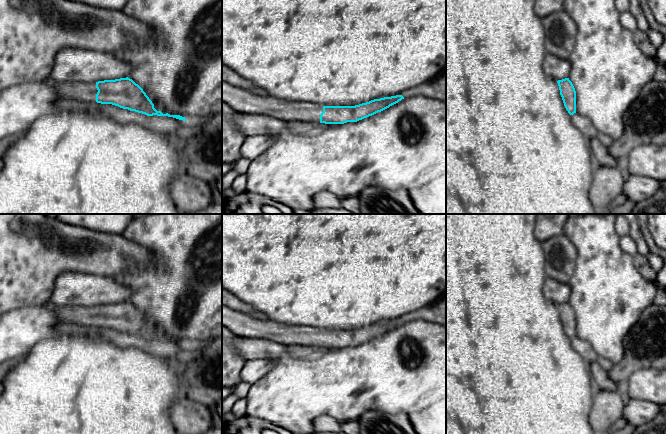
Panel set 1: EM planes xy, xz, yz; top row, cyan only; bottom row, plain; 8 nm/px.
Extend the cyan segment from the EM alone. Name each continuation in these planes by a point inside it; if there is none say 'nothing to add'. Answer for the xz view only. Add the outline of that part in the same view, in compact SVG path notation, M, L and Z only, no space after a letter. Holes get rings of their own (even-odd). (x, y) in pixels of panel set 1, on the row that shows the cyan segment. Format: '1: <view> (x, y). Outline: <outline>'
1: xz (240, 100). Outline: M222 80L222 101L234 111L244 114L263 114L283 121L320 123L323 105L284 101L260 96Z

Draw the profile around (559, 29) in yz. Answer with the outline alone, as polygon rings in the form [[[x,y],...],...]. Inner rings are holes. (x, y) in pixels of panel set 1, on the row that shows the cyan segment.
[[[564,11],[542,18],[544,45],[547,53],[569,60],[576,43],[577,25]]]

